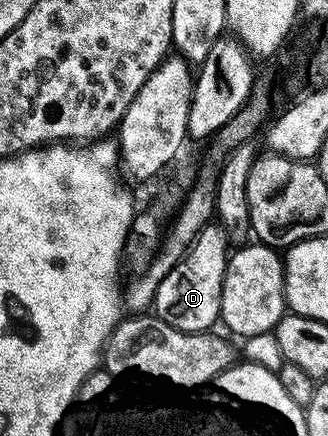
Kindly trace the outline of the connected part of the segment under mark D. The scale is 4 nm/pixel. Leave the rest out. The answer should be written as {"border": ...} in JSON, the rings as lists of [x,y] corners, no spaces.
{"border":[[[209,224],[203,232],[196,237],[196,243],[189,249],[188,253],[175,268],[162,280],[158,288],[158,296],[154,307],[155,317],[161,322],[170,324],[178,332],[192,334],[207,334],[213,329],[212,325],[221,321],[220,313],[222,312],[222,292],[224,291],[224,281],[228,271],[228,260],[230,257],[230,238],[219,225]]]}

